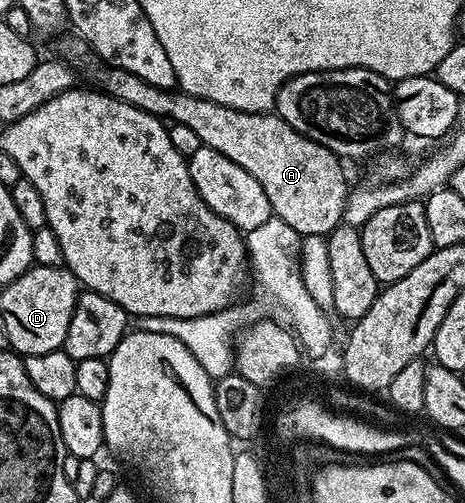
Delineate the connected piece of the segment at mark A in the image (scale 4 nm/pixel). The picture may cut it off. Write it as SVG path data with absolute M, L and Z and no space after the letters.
M76 36L64 38L60 39L60 57L74 71L93 74L98 82L94 83L102 94L110 94L112 98L123 100L170 123L187 124L187 128L192 128L199 135L202 146L215 148L215 152L227 156L227 160L235 160L239 168L247 168L247 172L263 184L263 192L267 192L275 217L283 220L283 224L291 224L302 239L326 237L336 226L342 225L351 182L345 179L342 159L331 152L331 148L323 148L323 144L303 136L303 132L295 132L295 128L291 128L291 124L275 112L239 112L235 108L226 108L224 104L185 94L179 88L155 88L155 84L147 84L147 80L139 80L139 76L123 72L123 68L105 65L83 39Z

